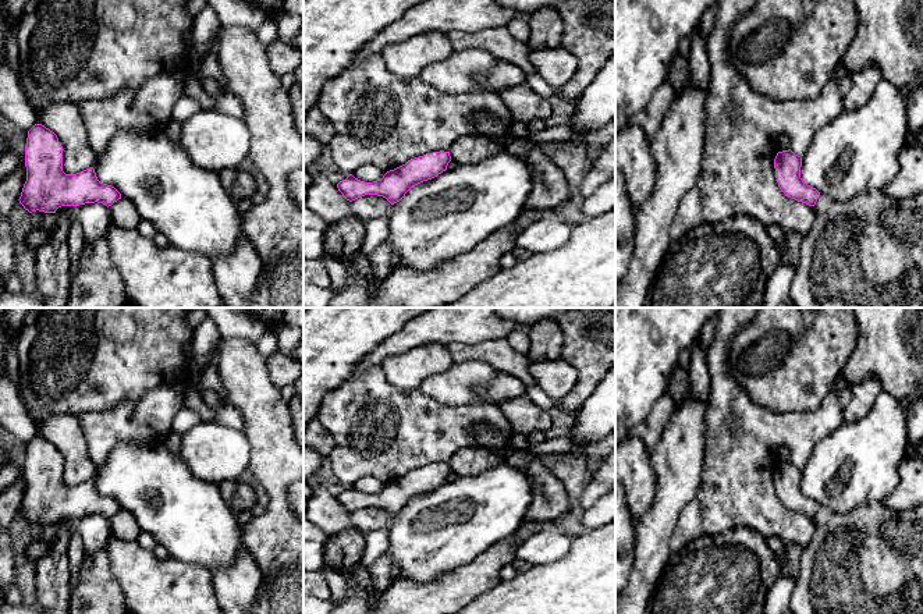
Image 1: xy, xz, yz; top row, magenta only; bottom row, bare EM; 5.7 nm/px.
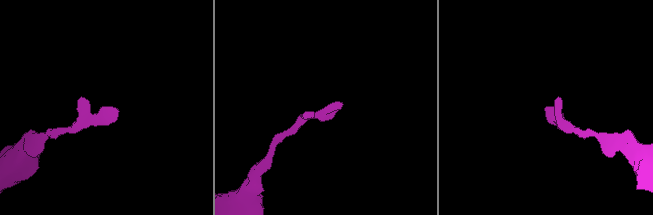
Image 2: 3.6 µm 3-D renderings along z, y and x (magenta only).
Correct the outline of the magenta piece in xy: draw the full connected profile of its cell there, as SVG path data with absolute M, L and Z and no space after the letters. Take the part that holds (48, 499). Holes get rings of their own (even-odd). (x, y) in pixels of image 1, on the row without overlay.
M35 436L28 443L25 479L26 493L18 512L29 525L56 525L61 518L95 514L109 519L124 510L135 517L141 532L150 533L170 557L209 571L232 564L245 547L244 529L224 501L220 486L196 478L181 455L168 451L163 441L121 441L113 447L106 462L96 468L90 480L65 486L57 447Z

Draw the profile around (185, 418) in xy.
M182 407L174 416L171 429L184 434L200 422L202 422L200 414L188 407Z

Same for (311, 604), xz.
M354 572L348 574L348 590L342 600L331 601L329 600L319 600L316 597L303 596L303 614L330 614L334 608L341 606L344 601L351 600L361 588L354 582Z

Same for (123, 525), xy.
M118 511L111 518L109 518L111 536L118 537L121 540L135 542L141 535L141 528L132 514L128 511Z

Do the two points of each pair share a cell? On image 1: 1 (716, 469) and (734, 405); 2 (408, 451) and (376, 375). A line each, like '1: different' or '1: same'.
1: same
2: same

